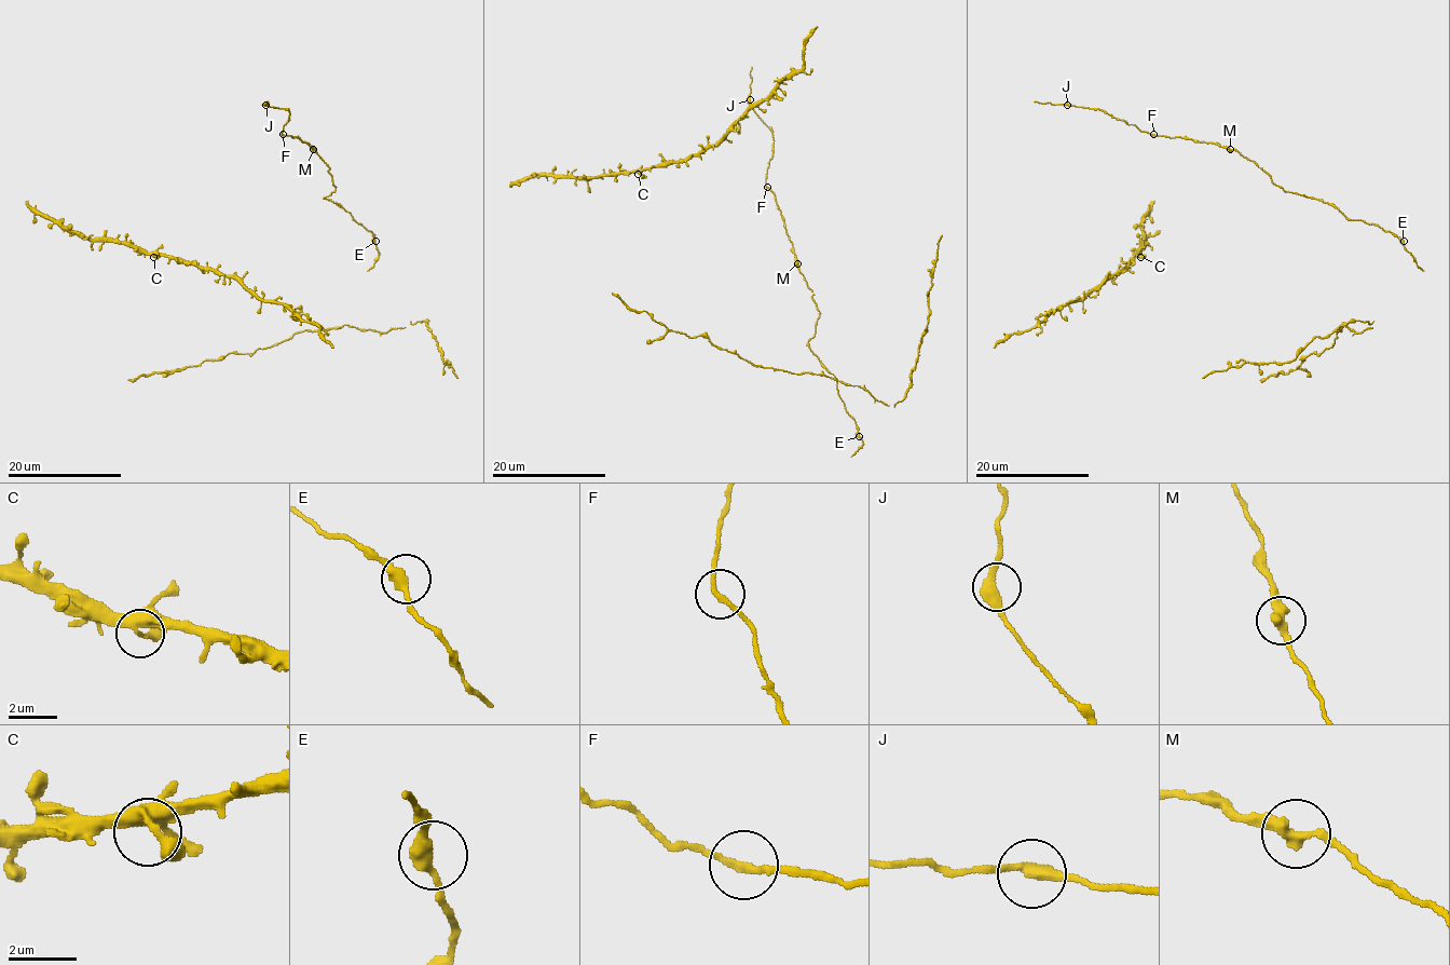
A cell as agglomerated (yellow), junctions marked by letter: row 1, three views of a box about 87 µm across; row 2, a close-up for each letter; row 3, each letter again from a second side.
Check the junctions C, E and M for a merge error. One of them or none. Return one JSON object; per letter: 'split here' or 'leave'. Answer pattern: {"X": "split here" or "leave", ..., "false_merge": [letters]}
{"C": "leave", "E": "leave", "M": "leave", "false_merge": []}

